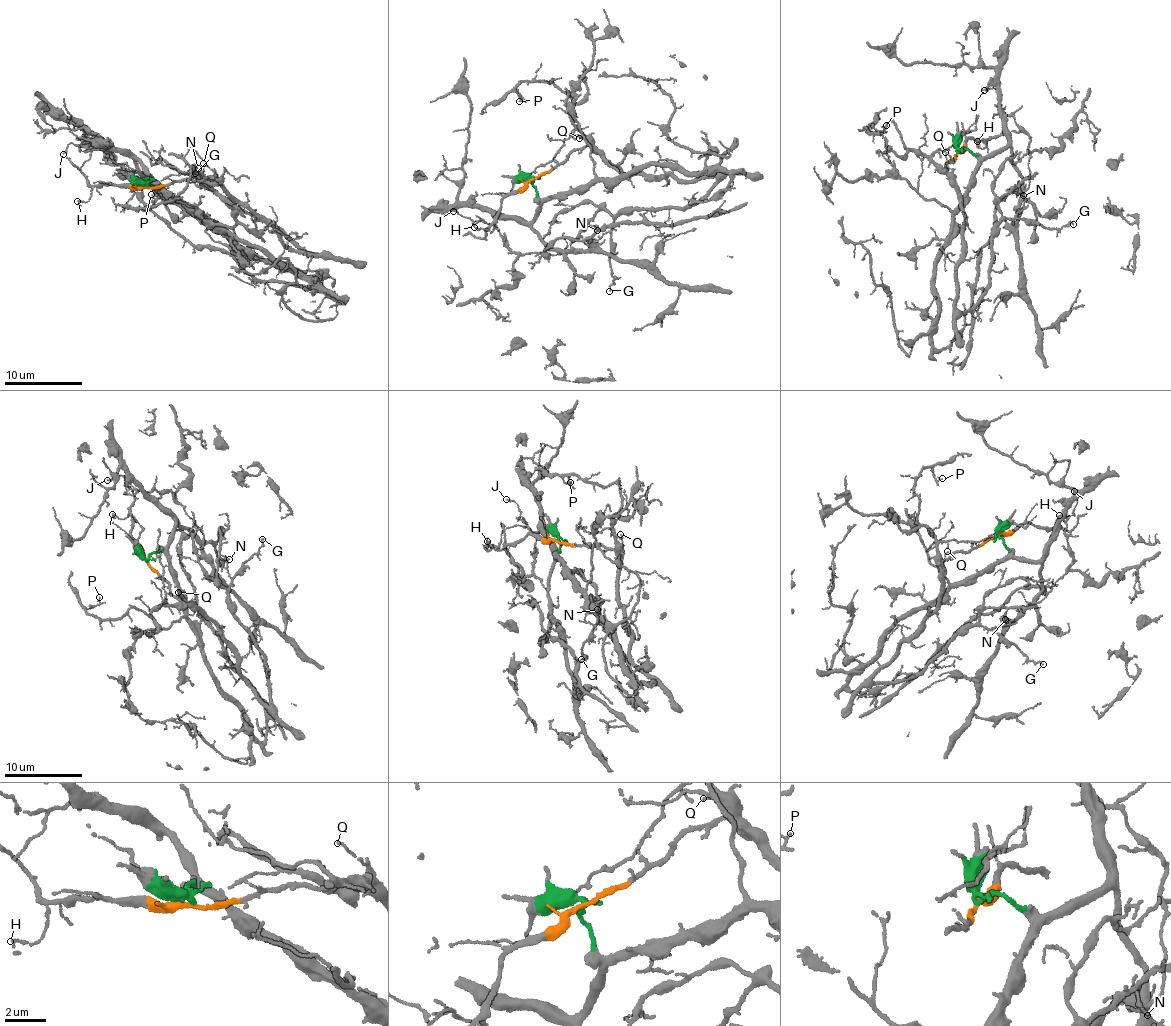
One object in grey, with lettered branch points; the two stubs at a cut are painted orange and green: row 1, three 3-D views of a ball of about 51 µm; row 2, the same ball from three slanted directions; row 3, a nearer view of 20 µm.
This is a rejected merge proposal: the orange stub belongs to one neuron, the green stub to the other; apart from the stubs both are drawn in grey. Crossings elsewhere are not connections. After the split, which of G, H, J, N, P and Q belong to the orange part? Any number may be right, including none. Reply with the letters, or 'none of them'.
G, H, N, P, Q

